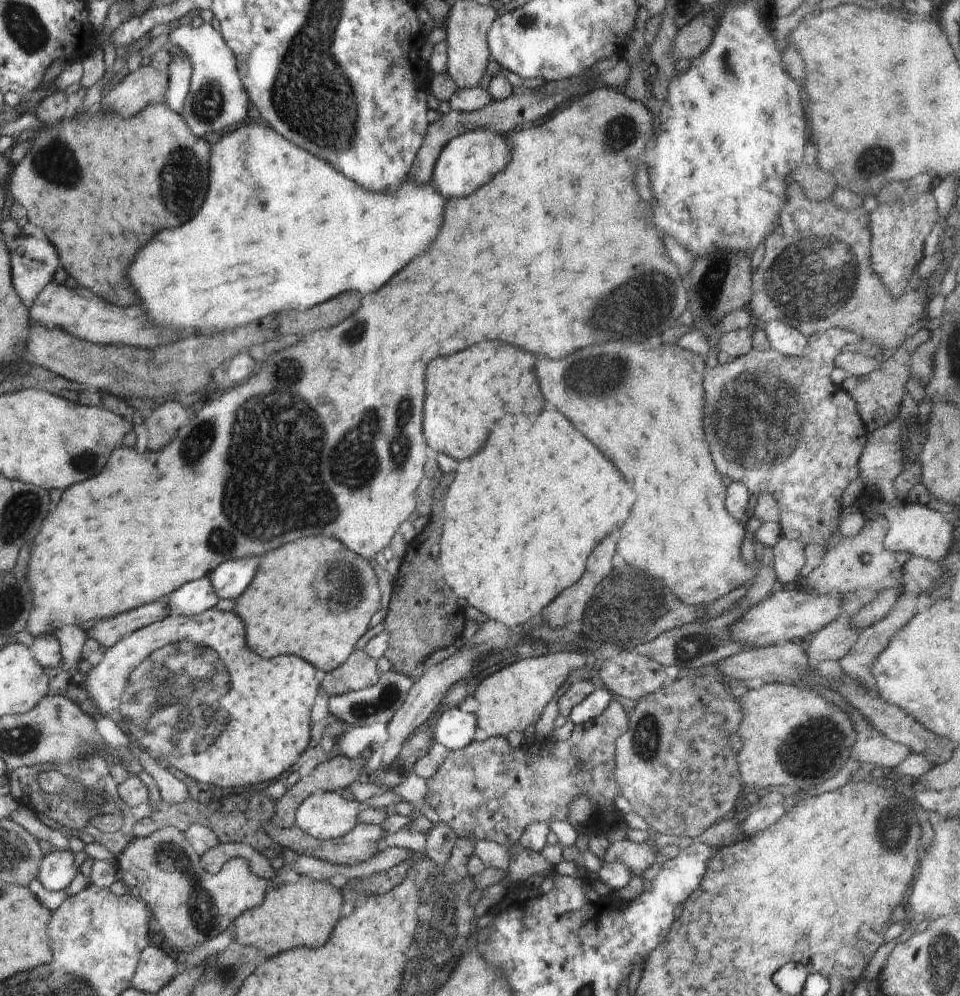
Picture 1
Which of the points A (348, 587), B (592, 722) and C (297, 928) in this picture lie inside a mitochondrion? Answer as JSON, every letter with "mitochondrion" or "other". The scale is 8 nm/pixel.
{"A":"mitochondrion","B":"other","C":"other"}

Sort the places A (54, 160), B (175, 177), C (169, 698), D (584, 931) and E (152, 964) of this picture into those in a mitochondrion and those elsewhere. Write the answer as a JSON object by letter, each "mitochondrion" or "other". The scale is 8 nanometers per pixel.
{"A":"mitochondrion","B":"mitochondrion","C":"mitochondrion","D":"other","E":"other"}

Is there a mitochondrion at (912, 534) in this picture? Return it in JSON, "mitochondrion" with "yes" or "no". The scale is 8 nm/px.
{"mitochondrion":"no"}

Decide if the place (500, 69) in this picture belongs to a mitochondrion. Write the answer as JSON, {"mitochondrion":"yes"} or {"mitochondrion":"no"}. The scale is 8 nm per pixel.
{"mitochondrion":"no"}

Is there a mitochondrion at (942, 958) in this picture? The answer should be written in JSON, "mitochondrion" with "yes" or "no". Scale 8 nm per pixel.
{"mitochondrion":"yes"}

